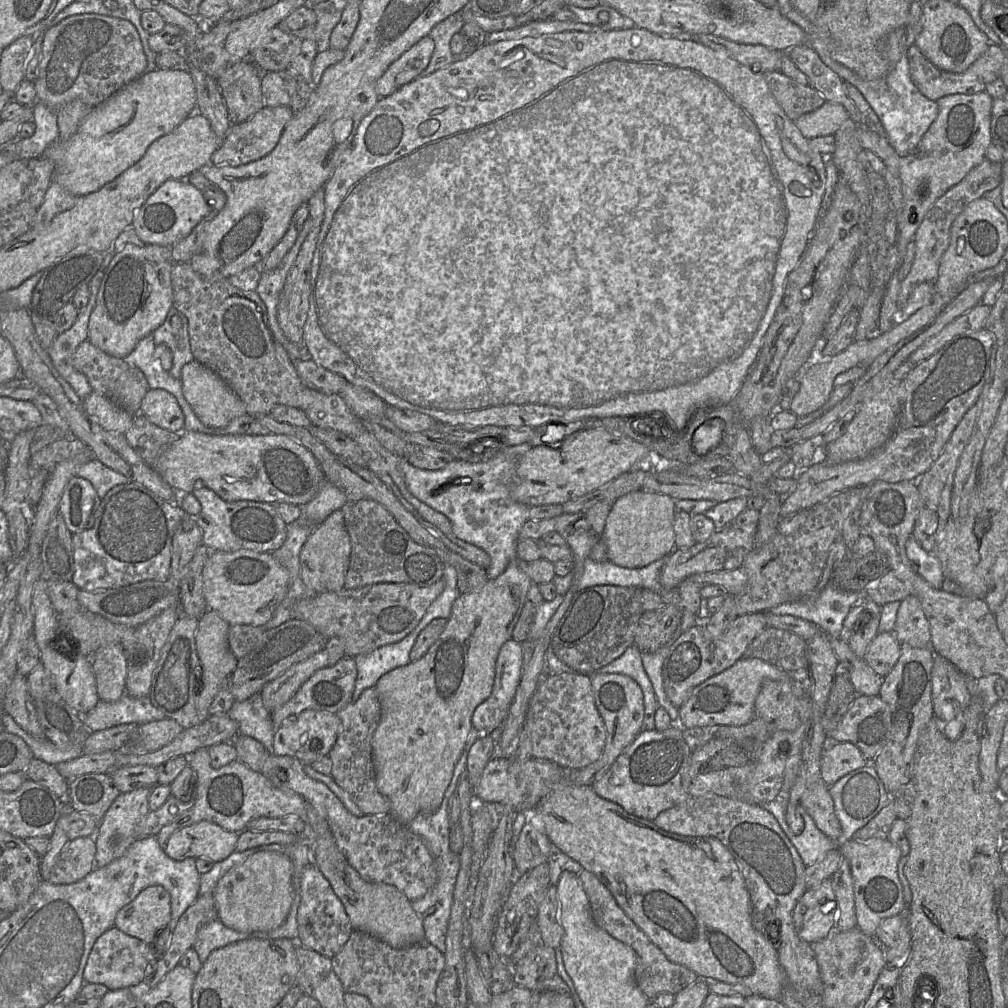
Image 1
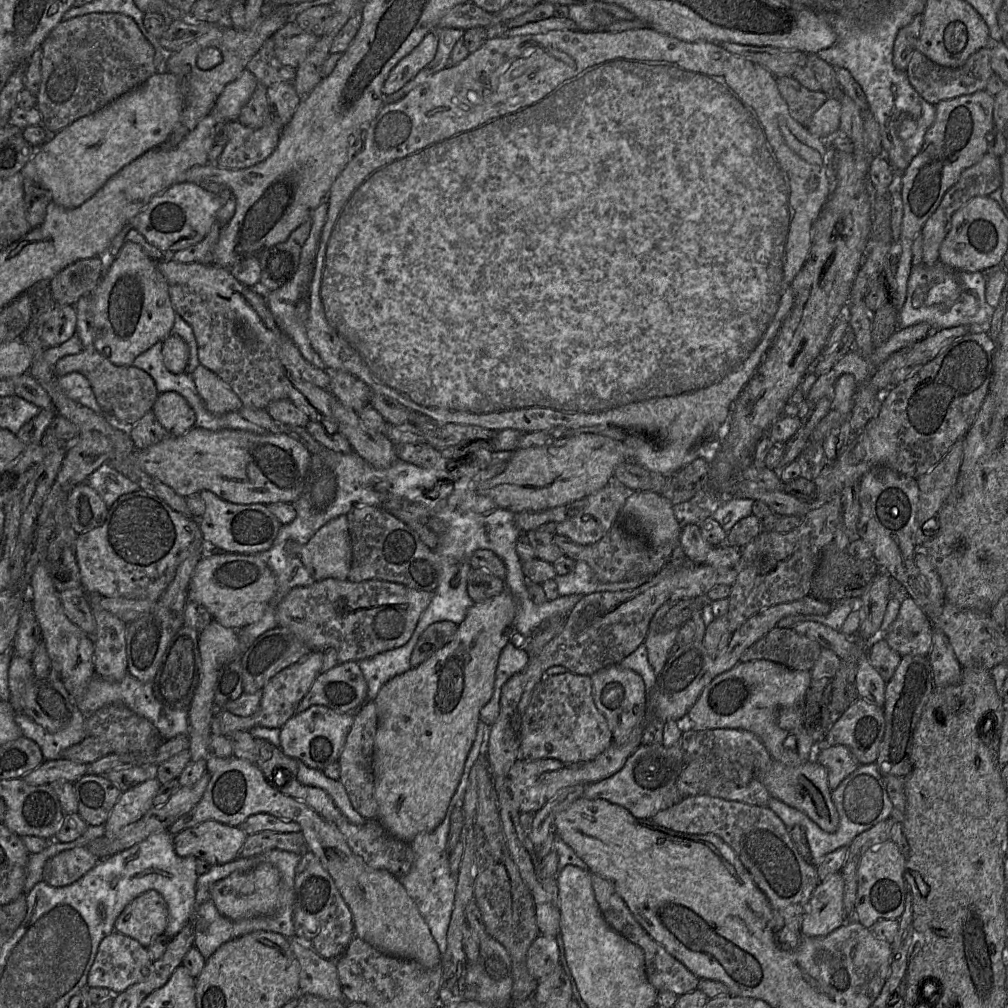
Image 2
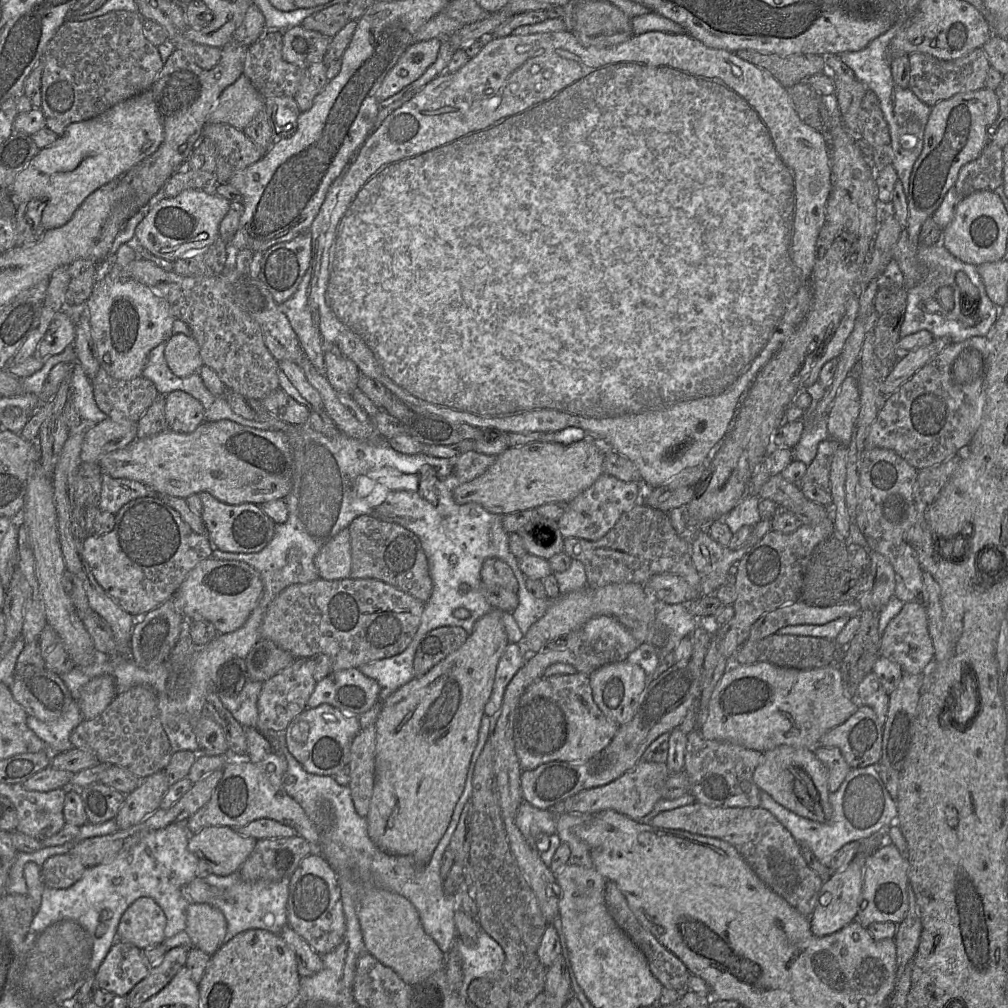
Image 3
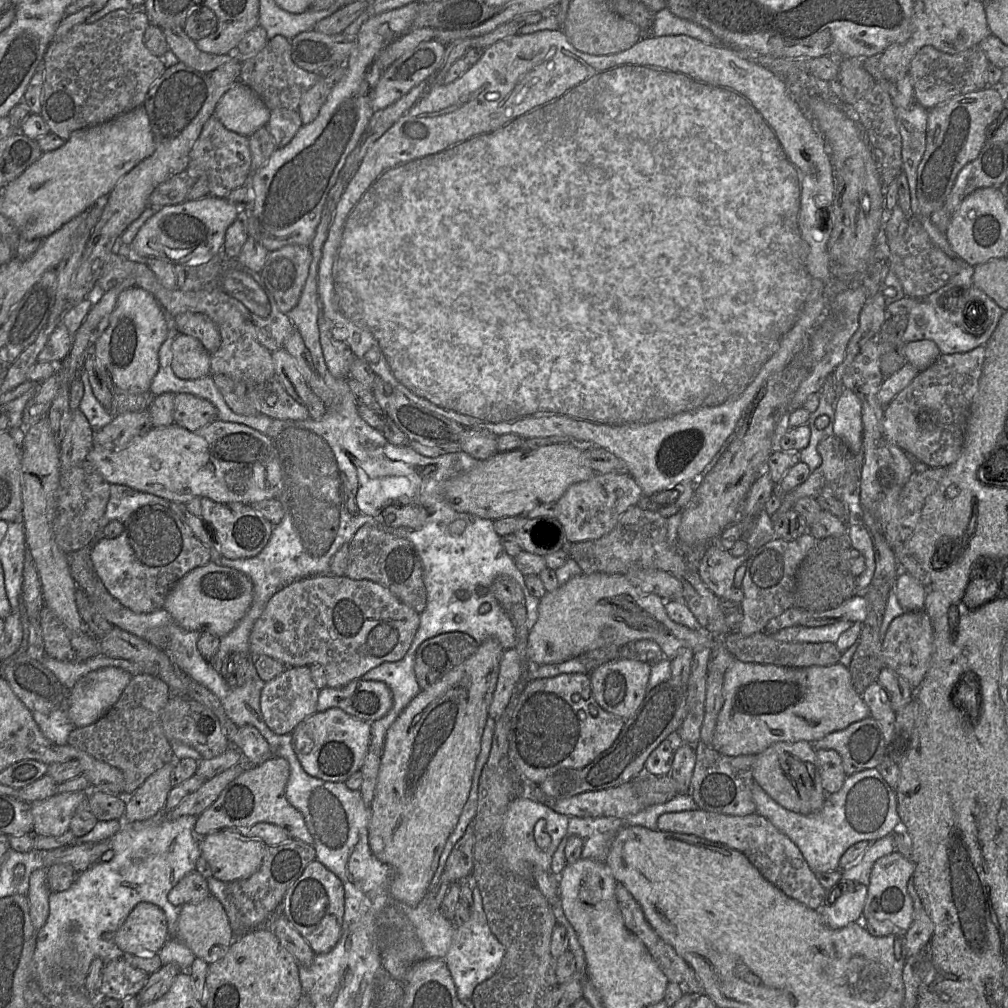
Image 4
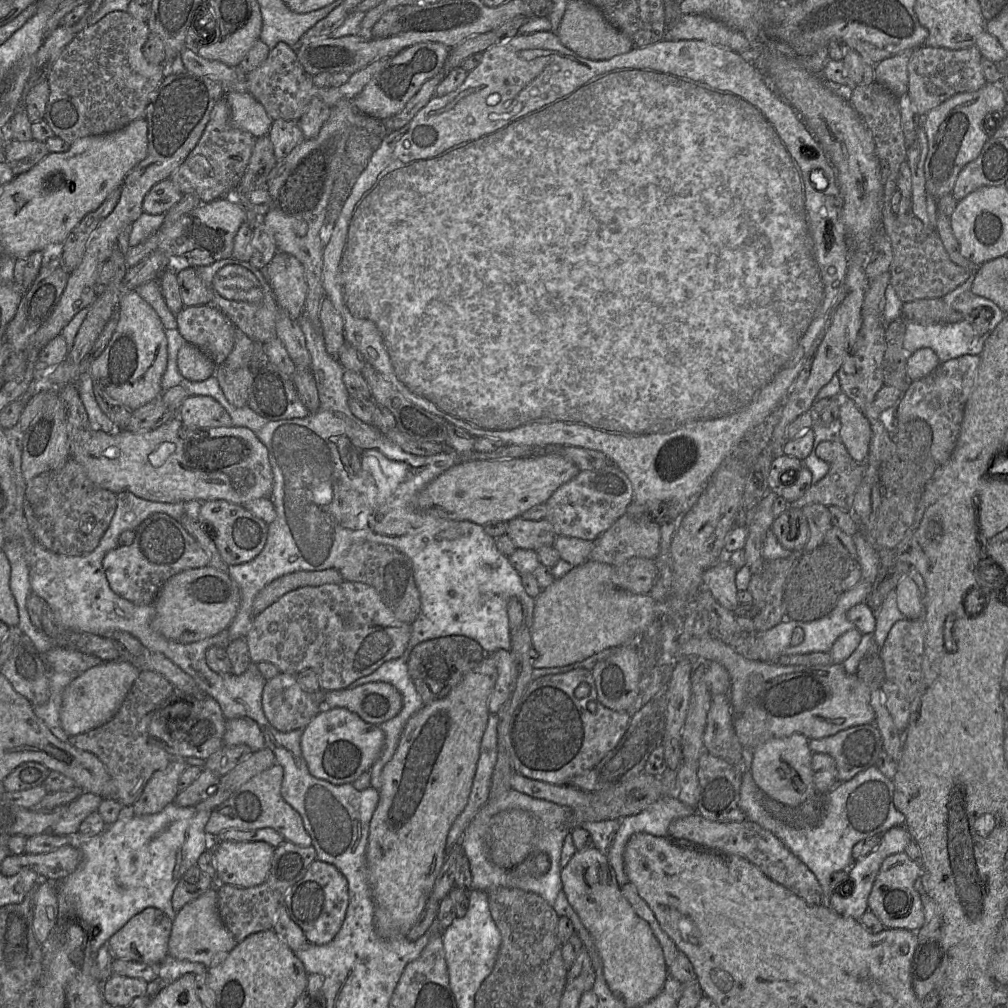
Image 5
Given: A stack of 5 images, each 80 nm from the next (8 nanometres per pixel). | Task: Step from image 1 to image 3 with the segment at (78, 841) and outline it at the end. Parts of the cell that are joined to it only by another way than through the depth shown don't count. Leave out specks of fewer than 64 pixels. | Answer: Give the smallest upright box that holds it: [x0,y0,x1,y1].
[42,853,86,889]

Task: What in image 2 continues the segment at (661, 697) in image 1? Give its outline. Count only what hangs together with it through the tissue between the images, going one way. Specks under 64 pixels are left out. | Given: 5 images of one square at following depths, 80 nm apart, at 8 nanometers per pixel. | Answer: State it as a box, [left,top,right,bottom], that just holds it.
[644,600,680,677]

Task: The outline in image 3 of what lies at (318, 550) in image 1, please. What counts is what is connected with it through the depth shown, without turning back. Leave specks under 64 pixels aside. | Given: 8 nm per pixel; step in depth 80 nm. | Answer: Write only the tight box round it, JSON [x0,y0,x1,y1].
[315,528,351,579]

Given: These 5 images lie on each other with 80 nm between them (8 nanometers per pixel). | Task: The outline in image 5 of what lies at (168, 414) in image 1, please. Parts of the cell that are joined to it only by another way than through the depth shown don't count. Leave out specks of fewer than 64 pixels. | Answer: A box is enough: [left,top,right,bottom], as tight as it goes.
[178,395,232,428]

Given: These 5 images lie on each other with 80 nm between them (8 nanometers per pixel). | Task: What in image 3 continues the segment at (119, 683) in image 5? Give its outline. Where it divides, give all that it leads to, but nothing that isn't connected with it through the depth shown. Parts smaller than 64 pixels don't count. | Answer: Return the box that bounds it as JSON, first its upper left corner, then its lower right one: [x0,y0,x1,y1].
[78,675,116,720]

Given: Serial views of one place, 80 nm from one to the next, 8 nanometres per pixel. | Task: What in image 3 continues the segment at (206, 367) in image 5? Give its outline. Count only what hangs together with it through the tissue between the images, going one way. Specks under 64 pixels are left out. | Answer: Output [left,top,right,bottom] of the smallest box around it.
[164,333,203,377]

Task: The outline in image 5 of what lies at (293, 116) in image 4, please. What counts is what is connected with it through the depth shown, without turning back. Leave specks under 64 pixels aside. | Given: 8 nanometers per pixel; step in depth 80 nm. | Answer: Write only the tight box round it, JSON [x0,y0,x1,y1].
[268,119,305,162]

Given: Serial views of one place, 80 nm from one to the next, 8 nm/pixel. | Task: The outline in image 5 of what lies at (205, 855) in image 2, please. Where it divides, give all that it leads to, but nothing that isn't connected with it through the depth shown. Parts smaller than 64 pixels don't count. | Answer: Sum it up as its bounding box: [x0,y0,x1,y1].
[212,841,275,887]

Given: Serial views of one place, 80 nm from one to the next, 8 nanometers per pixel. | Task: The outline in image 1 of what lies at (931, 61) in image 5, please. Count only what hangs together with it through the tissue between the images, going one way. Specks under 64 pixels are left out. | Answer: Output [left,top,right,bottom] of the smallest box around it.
[907,44,1007,101]

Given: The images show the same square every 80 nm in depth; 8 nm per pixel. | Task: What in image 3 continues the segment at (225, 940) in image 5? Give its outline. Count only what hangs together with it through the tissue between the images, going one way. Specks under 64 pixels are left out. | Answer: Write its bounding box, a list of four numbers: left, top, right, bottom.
[185,902,227,956]

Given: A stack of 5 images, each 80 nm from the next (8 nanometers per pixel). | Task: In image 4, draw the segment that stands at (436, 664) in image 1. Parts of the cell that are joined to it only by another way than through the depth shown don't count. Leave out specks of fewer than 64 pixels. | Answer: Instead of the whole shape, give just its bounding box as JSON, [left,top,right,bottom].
[368,639,503,906]

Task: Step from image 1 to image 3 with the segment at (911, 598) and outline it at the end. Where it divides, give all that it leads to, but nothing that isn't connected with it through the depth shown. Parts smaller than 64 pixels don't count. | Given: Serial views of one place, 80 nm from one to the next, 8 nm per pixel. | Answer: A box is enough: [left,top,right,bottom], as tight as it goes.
[880,601,934,674]

